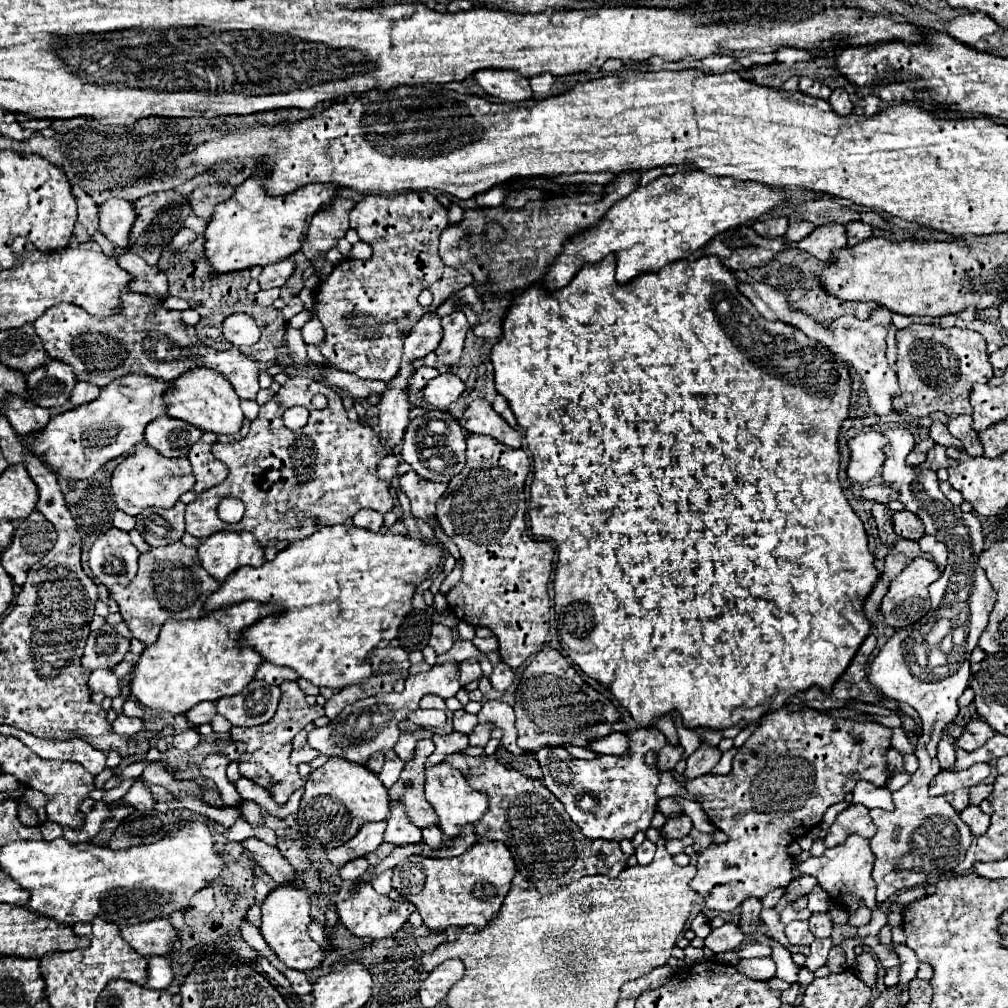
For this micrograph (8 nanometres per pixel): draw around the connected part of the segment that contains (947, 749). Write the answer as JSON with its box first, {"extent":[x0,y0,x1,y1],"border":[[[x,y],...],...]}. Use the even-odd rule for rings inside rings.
{"extent":[937,738,955,768],"border":[[[953,738],[951,740],[941,740],[937,746],[937,758],[941,762],[941,768],[949,768],[955,762],[955,746],[953,746]]]}

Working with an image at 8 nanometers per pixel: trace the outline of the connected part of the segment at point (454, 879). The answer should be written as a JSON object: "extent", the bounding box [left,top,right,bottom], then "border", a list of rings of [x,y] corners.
{"extent":[393,842,515,932],"border":[[[477,842],[463,856],[435,860],[411,856],[405,864],[393,868],[393,888],[411,904],[417,906],[423,922],[433,932],[443,932],[449,926],[485,928],[499,912],[515,876],[511,852],[501,842]]]}

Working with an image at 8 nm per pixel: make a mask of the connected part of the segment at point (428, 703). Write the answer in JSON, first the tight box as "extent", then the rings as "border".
{"extent":[419,696,453,714],"border":[[[423,696],[419,706],[421,708],[437,708],[437,710],[444,710],[445,714],[453,714],[451,710],[445,708],[445,700],[441,700],[437,696]]]}

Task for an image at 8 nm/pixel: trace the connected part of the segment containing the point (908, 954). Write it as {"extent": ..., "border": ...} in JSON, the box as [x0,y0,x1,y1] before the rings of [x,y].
{"extent":[893,943,919,984],"border":[[[895,943],[893,946],[896,954],[899,956],[899,960],[901,960],[901,964],[899,964],[899,978],[901,978],[901,984],[909,984],[909,982],[915,978],[915,974],[917,974],[919,960],[917,960],[915,952],[913,952],[909,946]]]}

